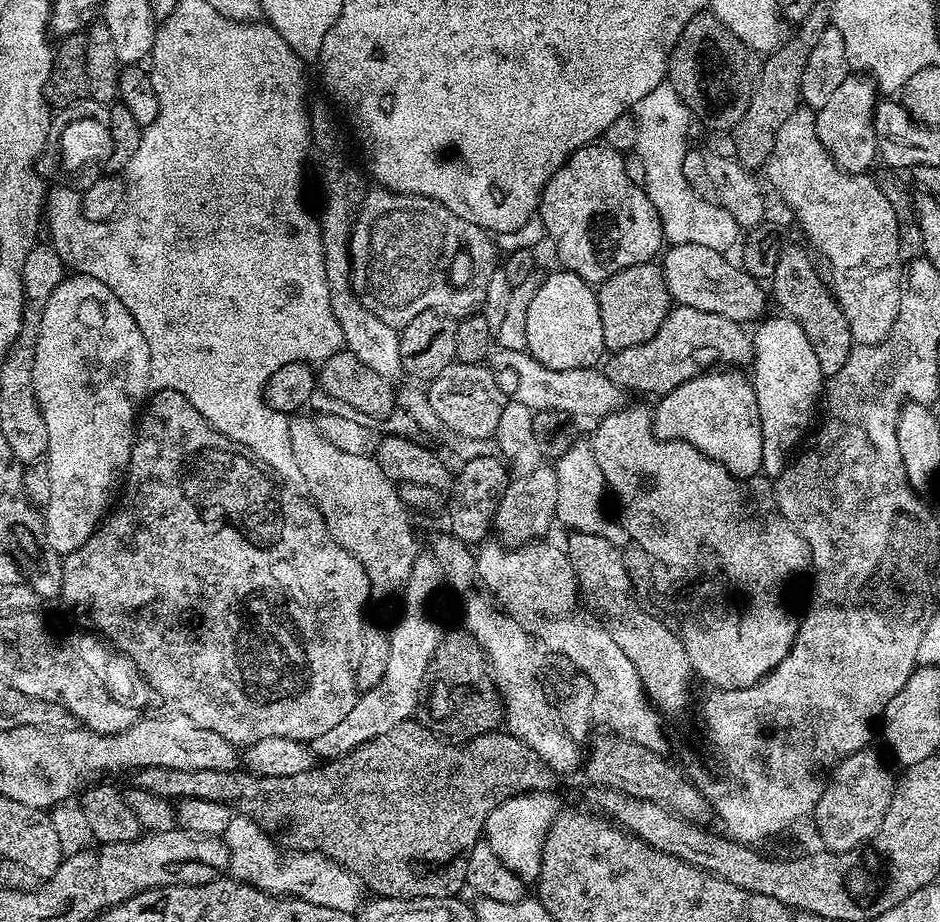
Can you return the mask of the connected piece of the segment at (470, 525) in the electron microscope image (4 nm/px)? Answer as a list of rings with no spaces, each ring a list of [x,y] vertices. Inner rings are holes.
[[[476,456],[468,460],[452,477],[450,487],[446,492],[446,512],[452,523],[451,535],[469,546],[479,545],[489,539],[488,531],[493,531],[493,520],[499,500],[503,496],[505,485],[510,480],[503,459],[492,456]],[[448,495],[448,496],[447,496]]]

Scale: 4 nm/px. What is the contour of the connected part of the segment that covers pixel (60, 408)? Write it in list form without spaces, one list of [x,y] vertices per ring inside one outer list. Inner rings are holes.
[[[65,275],[54,294],[50,294],[50,302],[46,302],[46,310],[42,312],[38,342],[34,346],[32,383],[42,418],[46,418],[50,498],[42,512],[42,540],[52,551],[67,554],[78,550],[108,515],[130,462],[138,413],[149,395],[150,370],[150,346],[142,330],[138,330],[138,322],[134,322],[130,310],[122,306],[110,286],[93,276]]]

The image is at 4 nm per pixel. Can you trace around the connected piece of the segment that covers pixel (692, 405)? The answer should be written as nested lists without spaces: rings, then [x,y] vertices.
[[[709,370],[703,376],[696,376],[690,382],[684,382],[682,386],[678,386],[674,390],[670,390],[665,396],[659,397],[657,408],[652,412],[652,431],[662,440],[681,440],[682,442],[694,446],[702,454],[706,454],[714,462],[718,462],[730,475],[737,478],[752,478],[761,471],[762,465],[762,434],[760,430],[760,415],[758,414],[758,406],[756,405],[756,395],[752,389],[749,377],[744,376],[740,370]]]

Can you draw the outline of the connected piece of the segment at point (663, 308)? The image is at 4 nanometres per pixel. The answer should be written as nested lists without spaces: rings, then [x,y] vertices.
[[[652,262],[635,264],[611,276],[599,285],[596,302],[598,318],[602,322],[602,342],[612,354],[654,338],[654,334],[658,334],[658,326],[662,326],[674,304],[663,271]]]

